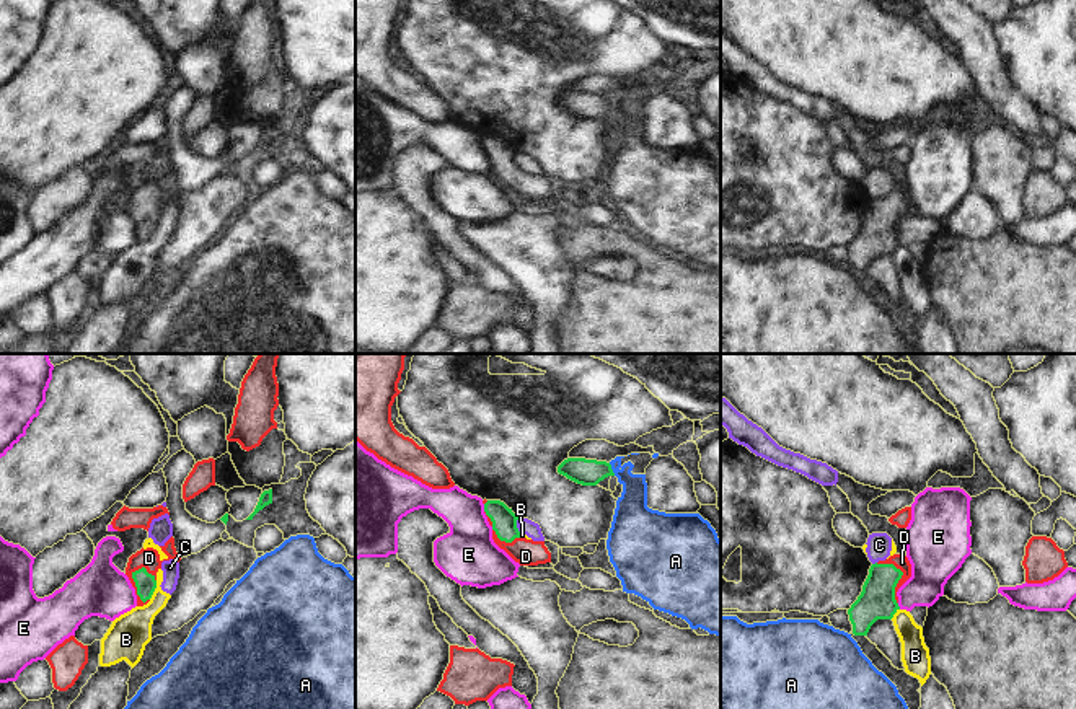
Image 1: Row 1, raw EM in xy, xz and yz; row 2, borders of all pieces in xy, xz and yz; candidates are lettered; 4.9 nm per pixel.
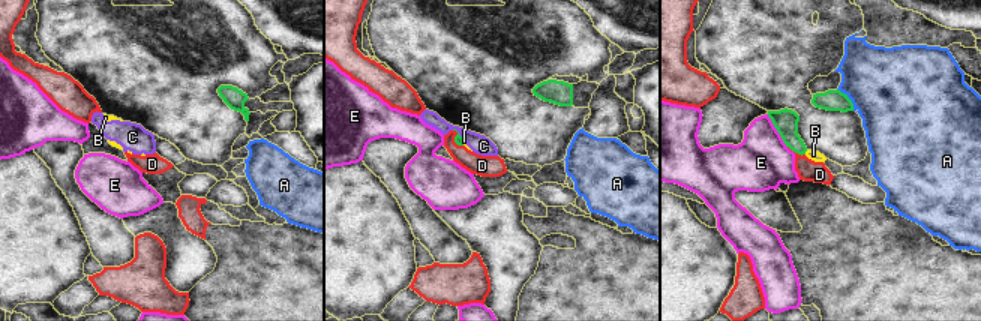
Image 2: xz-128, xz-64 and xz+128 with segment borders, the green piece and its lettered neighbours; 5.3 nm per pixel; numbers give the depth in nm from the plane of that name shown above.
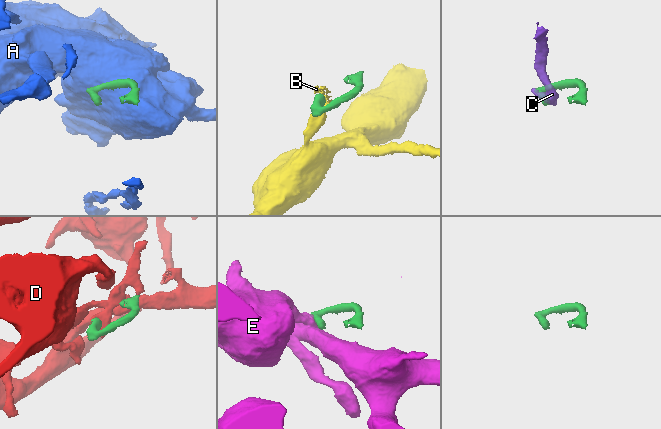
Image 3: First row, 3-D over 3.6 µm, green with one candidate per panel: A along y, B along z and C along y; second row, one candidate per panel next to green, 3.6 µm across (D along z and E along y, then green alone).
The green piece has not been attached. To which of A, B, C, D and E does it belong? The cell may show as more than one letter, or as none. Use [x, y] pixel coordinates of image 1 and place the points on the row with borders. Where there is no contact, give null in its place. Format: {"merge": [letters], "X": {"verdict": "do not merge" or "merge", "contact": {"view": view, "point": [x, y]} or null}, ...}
{"merge": ["D"], "A": {"verdict": "do not merge", "contact": {"view": "xz", "point": [612, 470]}}, "B": {"verdict": "do not merge", "contact": {"view": "xy", "point": [154, 590]}}, "C": {"verdict": "do not merge", "contact": {"view": "xz", "point": [515, 525]}}, "D": {"verdict": "merge", "contact": {"view": "xy", "point": [136, 584]}}, "E": {"verdict": "do not merge", "contact": {"view": "xz", "point": [485, 507]}}}

